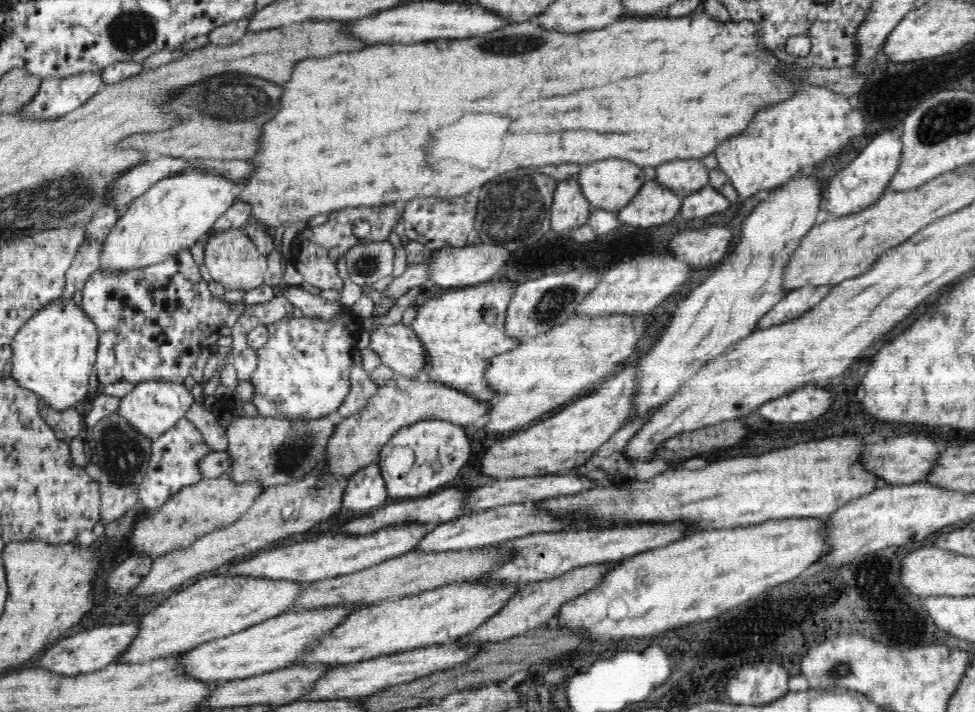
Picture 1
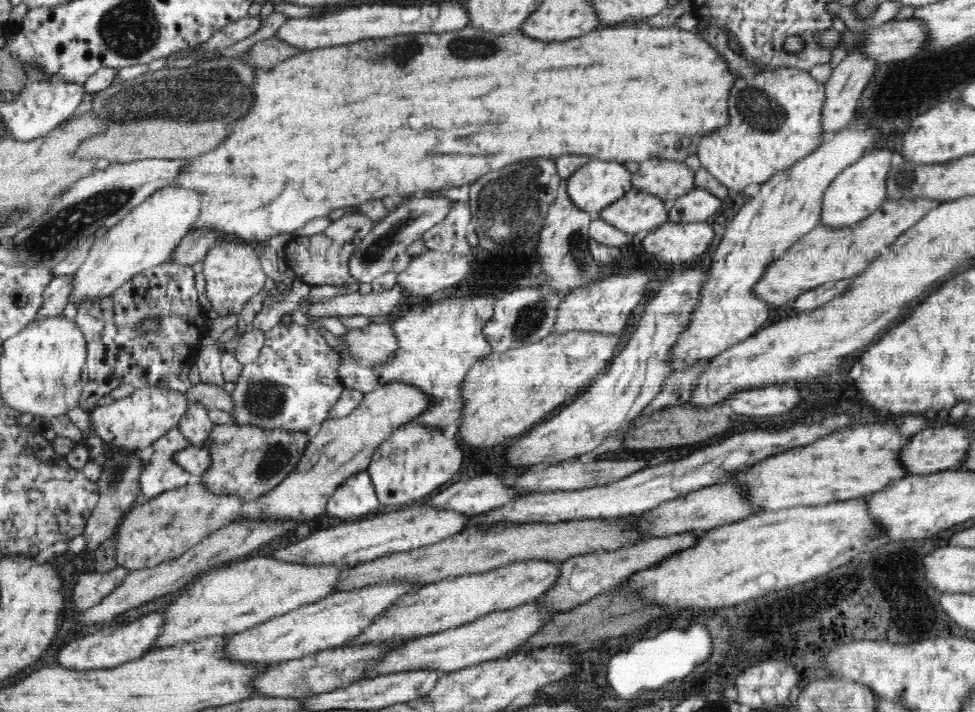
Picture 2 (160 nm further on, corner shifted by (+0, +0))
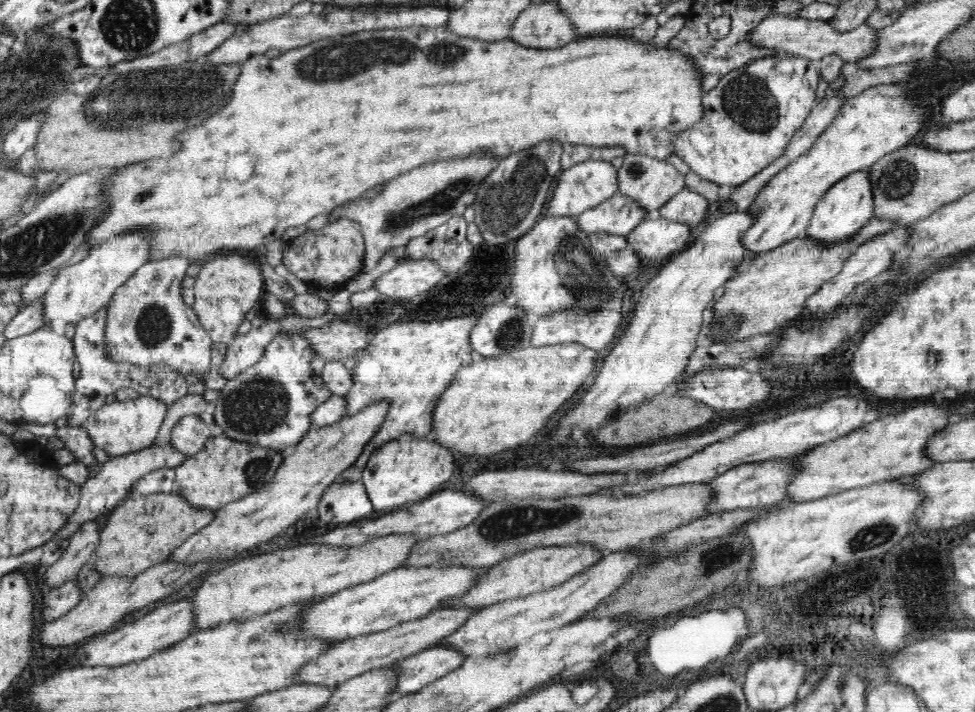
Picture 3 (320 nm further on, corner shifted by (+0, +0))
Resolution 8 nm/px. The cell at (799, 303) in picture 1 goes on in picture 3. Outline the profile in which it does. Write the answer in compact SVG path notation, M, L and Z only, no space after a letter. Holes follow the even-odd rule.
M894 227L888 232L881 235L872 237L870 240L863 242L856 252L853 252L844 262L842 270L831 278L828 282L814 294L810 295L810 298L806 300L805 307L810 310L812 314L820 314L820 312L830 312L832 308L836 307L836 304L846 296L846 294L852 294L852 288L854 286L861 286L870 278L878 276L880 272L884 272L890 267L890 262L894 252L899 250L909 240L910 233L908 233L908 227Z

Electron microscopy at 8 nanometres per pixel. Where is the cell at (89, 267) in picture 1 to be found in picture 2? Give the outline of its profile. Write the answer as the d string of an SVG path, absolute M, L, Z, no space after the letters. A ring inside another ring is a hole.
M60 274L48 283L48 288L44 290L42 304L33 318L33 322L44 320L48 316L62 315L68 300L72 297L72 279L73 274Z

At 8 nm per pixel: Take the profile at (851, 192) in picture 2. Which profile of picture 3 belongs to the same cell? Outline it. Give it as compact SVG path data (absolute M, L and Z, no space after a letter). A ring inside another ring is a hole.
M858 170L842 180L838 180L832 188L815 204L810 224L806 227L803 236L809 236L822 244L836 244L850 236L854 236L862 226L866 226L874 212L874 197L871 191L871 182L868 170Z

